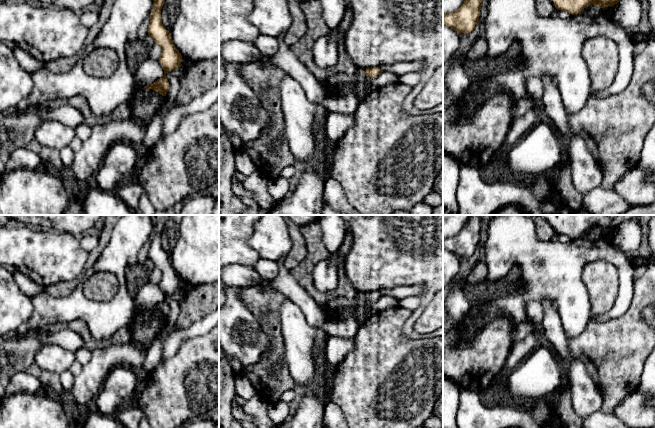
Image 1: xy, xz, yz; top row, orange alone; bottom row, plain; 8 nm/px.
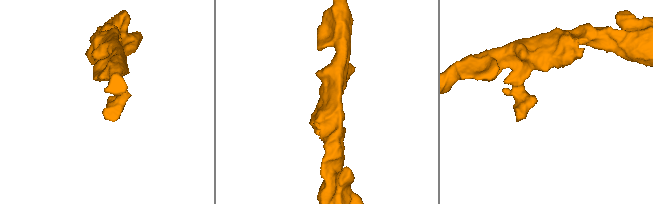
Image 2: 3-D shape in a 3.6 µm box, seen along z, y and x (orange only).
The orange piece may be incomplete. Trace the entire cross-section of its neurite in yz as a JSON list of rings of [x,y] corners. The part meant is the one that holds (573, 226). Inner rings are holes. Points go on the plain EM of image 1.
[[[531,215],[538,216],[550,222],[557,234],[572,239],[591,229],[599,232],[614,230],[621,223],[634,219],[637,215]]]

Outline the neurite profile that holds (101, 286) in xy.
[[[89,272],[81,280],[84,295],[91,300],[110,300],[118,292],[119,283],[109,272]]]

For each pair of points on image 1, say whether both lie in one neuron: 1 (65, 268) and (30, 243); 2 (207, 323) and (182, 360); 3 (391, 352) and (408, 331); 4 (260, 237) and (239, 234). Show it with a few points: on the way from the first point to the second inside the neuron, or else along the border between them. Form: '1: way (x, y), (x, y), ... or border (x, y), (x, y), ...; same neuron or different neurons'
1: way (56, 259), (39, 252); same neuron
2: border (208, 331), (201, 335), (186, 338), (178, 349); different neurons
3: border (411, 312), (402, 332), (408, 338), (428, 339); different neurons
4: border (253, 225), (248, 244), (260, 257); different neurons

